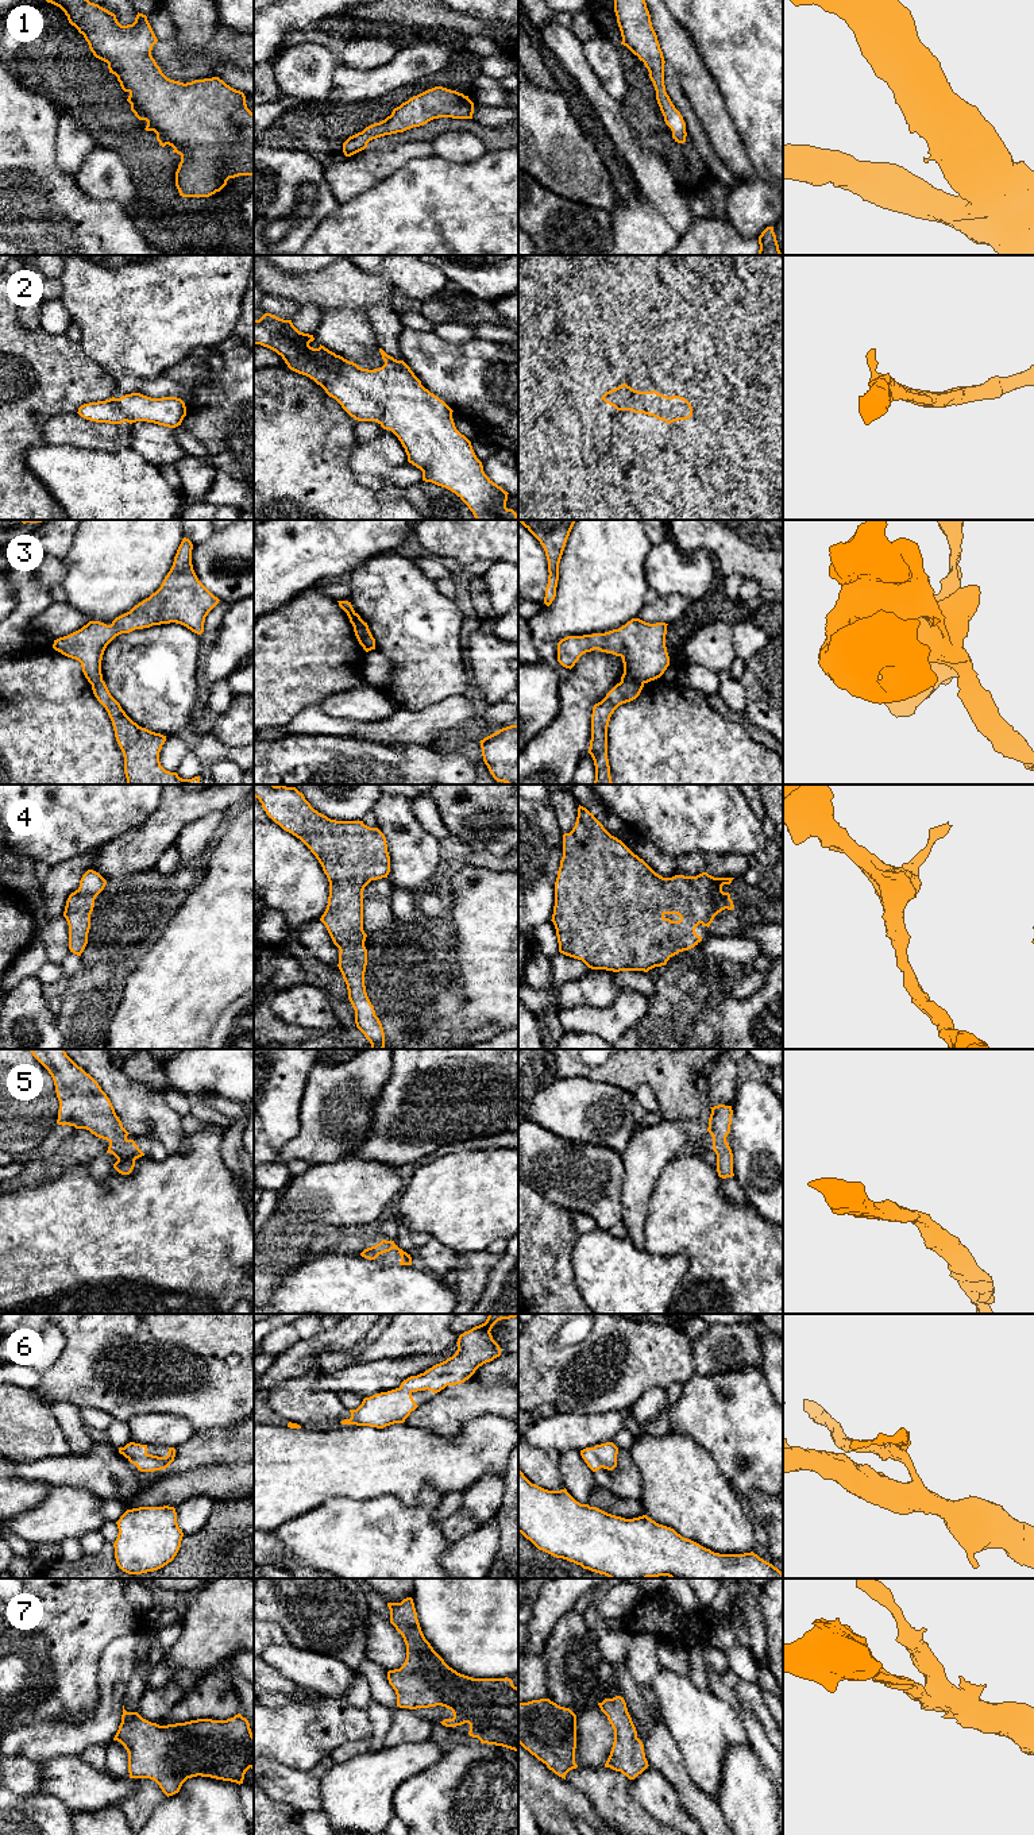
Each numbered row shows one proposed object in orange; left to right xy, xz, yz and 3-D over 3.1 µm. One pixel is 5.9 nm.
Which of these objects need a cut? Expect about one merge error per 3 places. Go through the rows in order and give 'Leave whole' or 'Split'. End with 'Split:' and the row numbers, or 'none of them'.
1: Leave whole
2: Leave whole
3: Split
4: Leave whole
5: Leave whole
6: Leave whole
7: Leave whole
Split: 3

